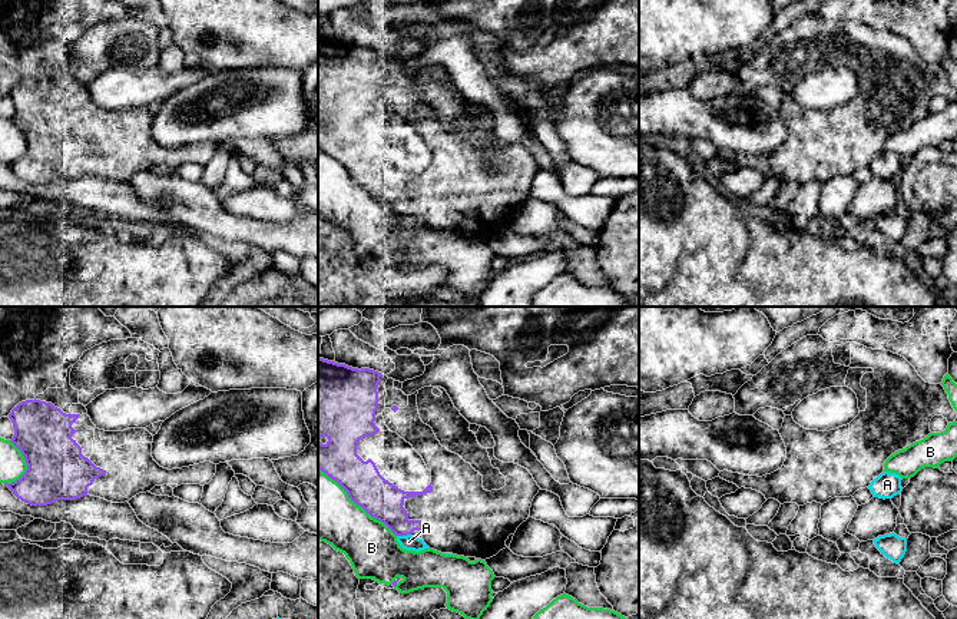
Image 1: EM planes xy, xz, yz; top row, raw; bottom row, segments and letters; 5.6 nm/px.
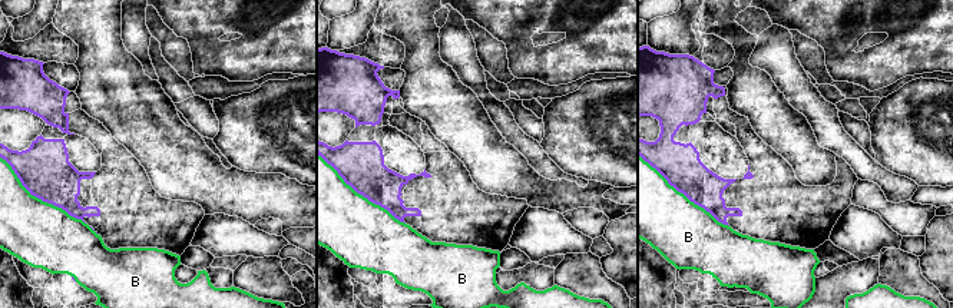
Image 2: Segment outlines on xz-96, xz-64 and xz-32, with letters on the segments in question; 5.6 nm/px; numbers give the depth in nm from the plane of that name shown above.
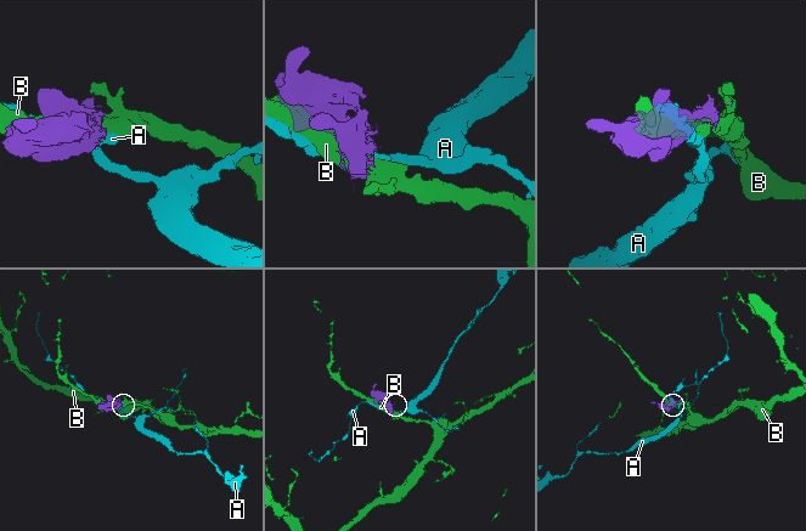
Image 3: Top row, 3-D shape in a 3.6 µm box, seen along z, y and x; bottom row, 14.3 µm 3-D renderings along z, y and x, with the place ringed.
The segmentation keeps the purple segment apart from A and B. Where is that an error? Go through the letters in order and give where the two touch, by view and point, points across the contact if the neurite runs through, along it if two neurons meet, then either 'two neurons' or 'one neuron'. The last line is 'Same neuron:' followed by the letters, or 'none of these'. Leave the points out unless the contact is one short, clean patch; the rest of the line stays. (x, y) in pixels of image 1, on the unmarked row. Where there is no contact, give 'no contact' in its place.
A: meets purple in xz at (403, 214); two neurons
B: meets purple in xz at (357, 184); two neurons
Same neuron: none of these

